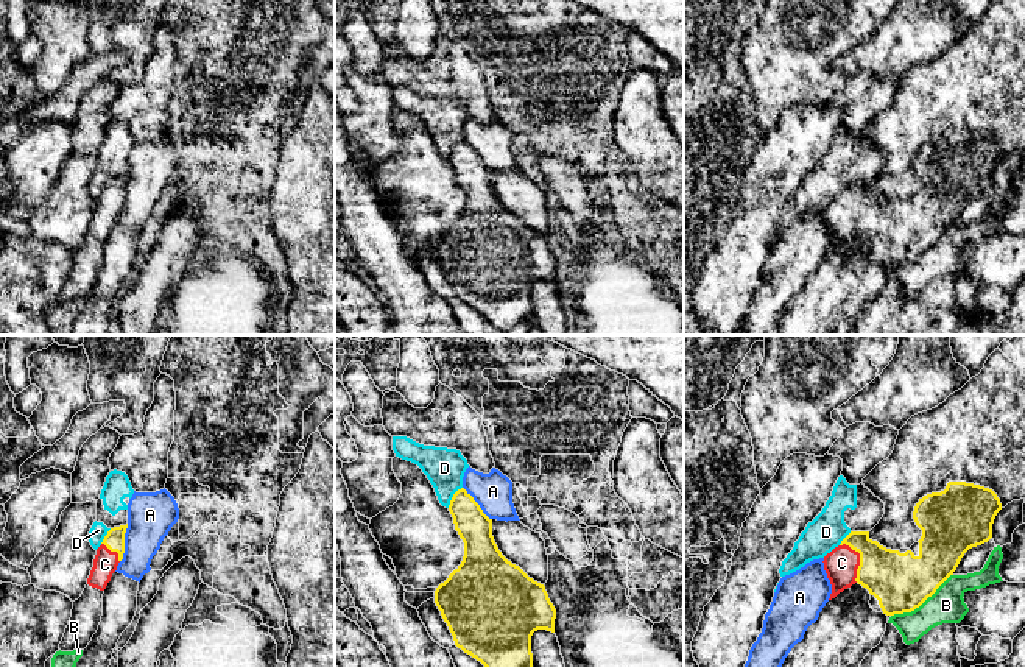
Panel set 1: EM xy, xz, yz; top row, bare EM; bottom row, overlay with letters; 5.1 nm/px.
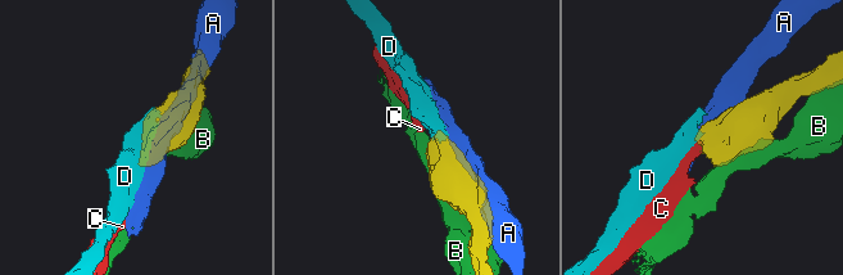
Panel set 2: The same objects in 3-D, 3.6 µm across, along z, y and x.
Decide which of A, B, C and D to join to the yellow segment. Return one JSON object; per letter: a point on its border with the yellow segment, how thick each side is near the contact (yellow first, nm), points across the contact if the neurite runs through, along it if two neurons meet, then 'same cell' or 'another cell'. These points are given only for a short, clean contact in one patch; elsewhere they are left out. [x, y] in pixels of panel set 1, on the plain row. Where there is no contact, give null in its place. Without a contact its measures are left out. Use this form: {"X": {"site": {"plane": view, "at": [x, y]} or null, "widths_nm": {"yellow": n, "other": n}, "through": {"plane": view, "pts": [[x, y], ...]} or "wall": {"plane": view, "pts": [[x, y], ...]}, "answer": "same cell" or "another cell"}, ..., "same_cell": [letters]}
{"A": {"site": {"plane": "xy", "at": [123, 194]}, "widths_nm": {"yellow": 100, "other": 240}, "answer": "another cell"}, "B": {"site": {"plane": "yz", "at": [921, 254]}, "widths_nm": {"yellow": 300, "other": 180}, "answer": "another cell"}, "C": {"site": {"plane": "yz", "at": [860, 211]}, "widths_nm": {"yellow": 300, "other": 170}, "through": {"plane": "yz", "pts": [[901, 232], [860, 211], [841, 214]]}, "answer": "same cell"}, "D": {"site": {"plane": "xz", "at": [452, 148]}, "widths_nm": {"yellow": 180, "other": 200}, "wall": {"plane": "xz", "pts": [[461, 137], [447, 158]]}, "answer": "another cell"}, "same_cell": ["C"]}

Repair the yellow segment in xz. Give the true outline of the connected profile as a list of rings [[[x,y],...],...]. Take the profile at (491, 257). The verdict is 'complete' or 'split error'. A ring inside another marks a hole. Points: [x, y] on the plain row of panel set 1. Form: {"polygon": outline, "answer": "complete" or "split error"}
{"polygon": [[[464,139],[453,145],[449,162],[464,193],[464,207],[449,229],[436,238],[435,254],[455,296],[480,312],[497,329],[508,329],[522,321],[533,324],[533,284],[537,281],[555,284],[556,260],[545,237],[502,206],[492,187],[492,170]]], "answer": "complete"}

